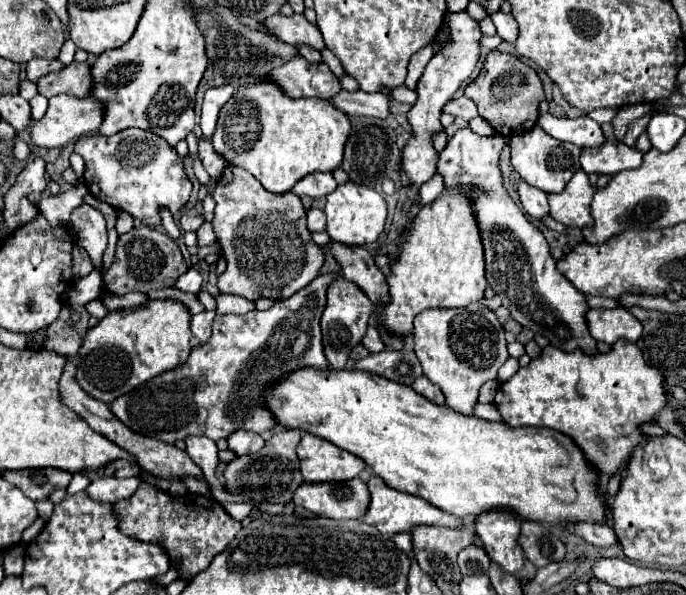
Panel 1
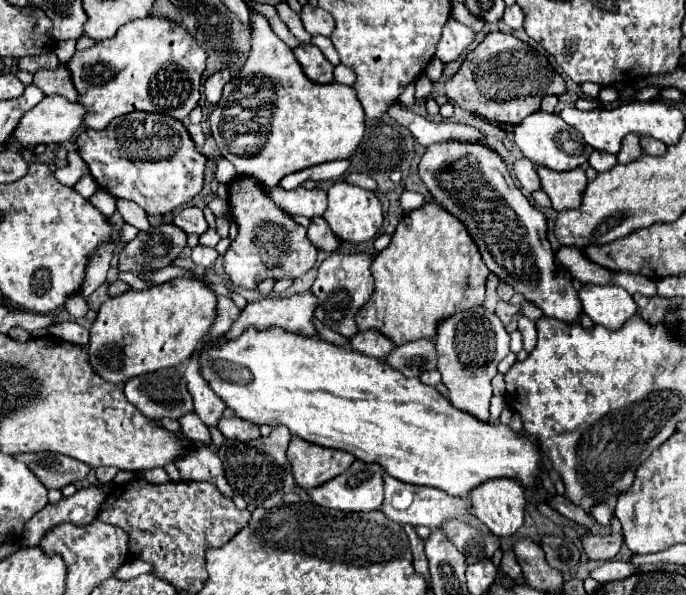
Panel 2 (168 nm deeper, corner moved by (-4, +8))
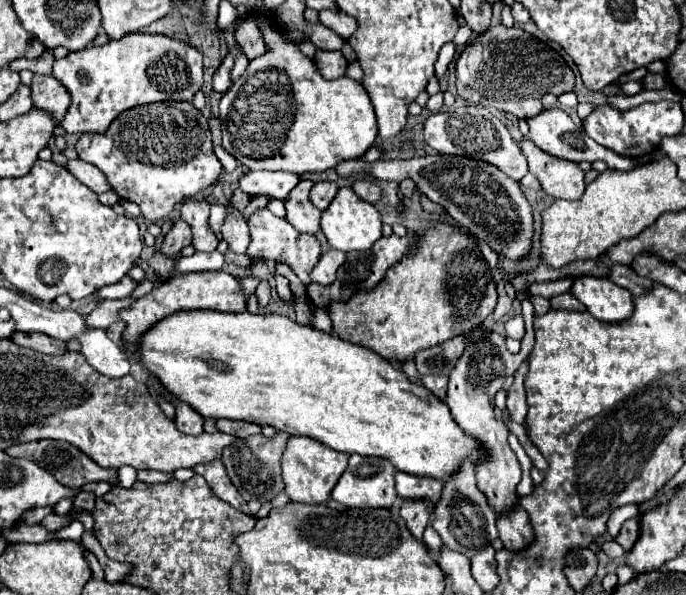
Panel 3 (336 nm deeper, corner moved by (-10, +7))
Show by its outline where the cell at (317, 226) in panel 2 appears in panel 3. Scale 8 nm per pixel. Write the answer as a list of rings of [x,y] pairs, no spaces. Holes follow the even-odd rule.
[[[310,179],[300,181],[292,189],[290,197],[286,199],[286,211],[288,211],[286,221],[292,223],[298,231],[310,233],[310,235],[320,231],[320,215],[322,215],[322,211],[318,211],[308,199],[312,185],[314,185],[314,181],[310,181]]]

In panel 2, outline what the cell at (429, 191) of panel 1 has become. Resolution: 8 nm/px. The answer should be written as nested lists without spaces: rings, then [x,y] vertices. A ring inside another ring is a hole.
[[[404,190],[402,196],[400,196],[400,206],[404,212],[410,212],[410,210],[416,210],[424,204],[424,196],[418,194],[418,192],[410,192],[410,190]]]

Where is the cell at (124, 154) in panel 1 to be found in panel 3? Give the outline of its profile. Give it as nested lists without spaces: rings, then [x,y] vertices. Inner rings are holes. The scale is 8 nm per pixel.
[[[166,101],[166,103],[148,103],[142,107],[134,107],[118,115],[106,133],[84,133],[76,143],[76,153],[82,161],[96,165],[118,193],[118,197],[134,201],[144,219],[152,223],[160,223],[170,217],[176,203],[184,203],[192,199],[198,191],[210,187],[218,181],[222,173],[222,165],[212,151],[212,137],[208,119],[204,113],[194,109],[192,103]]]

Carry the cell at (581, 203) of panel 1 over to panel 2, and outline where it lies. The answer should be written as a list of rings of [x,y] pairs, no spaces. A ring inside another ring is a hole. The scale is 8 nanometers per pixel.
[[[536,166],[536,172],[542,180],[542,190],[548,192],[548,198],[552,200],[552,208],[572,210],[582,204],[582,194],[588,186],[582,168],[574,168],[568,172],[552,172],[550,168]]]

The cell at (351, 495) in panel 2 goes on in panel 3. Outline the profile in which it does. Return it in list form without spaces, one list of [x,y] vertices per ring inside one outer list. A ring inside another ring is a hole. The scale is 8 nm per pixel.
[[[350,455],[348,469],[342,473],[340,481],[330,493],[330,499],[346,505],[346,507],[390,507],[396,501],[396,489],[394,489],[394,465],[390,461],[380,457],[358,457]]]

